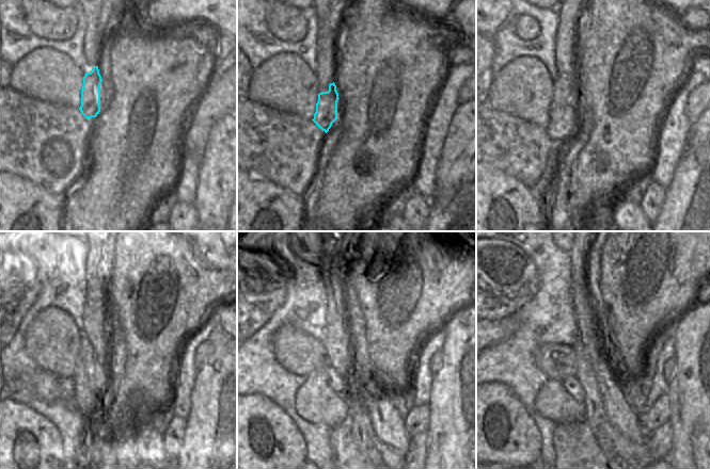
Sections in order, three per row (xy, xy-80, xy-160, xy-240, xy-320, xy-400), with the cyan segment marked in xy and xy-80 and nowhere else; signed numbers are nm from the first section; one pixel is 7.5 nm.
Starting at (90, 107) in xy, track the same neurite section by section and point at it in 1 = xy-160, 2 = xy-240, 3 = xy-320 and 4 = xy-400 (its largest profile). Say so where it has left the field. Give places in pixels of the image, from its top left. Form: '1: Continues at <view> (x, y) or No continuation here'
1: Continues at xy-160 (562, 119)
2: Continues at xy-240 (97, 372)
3: Continues at xy-320 (337, 383)
4: Continues at xy-400 (571, 384)

